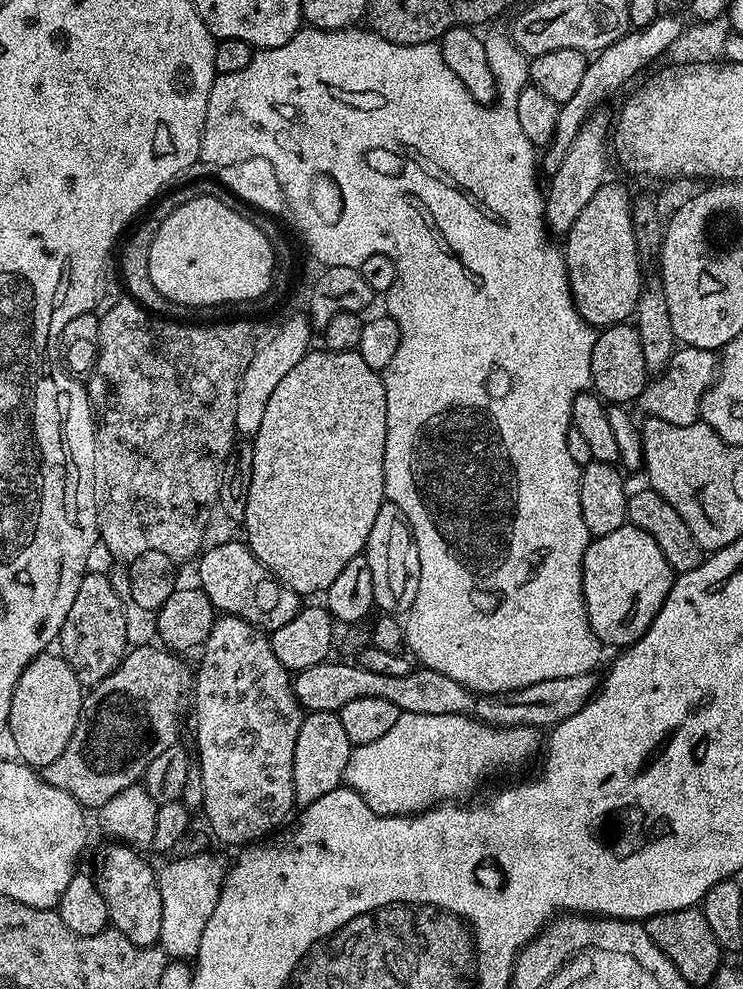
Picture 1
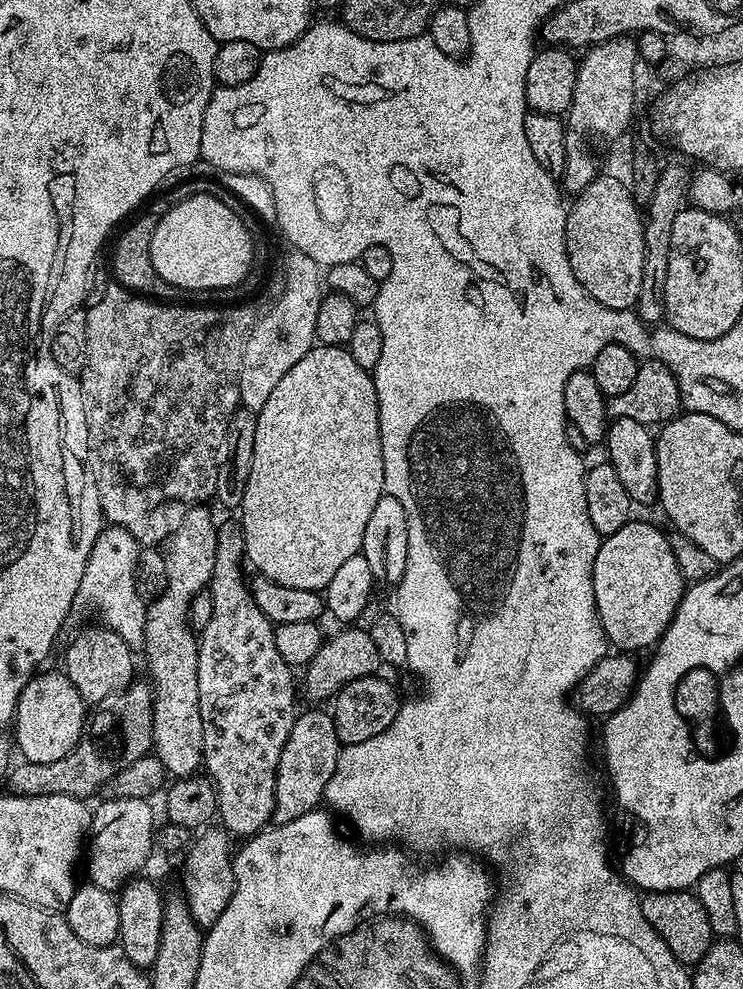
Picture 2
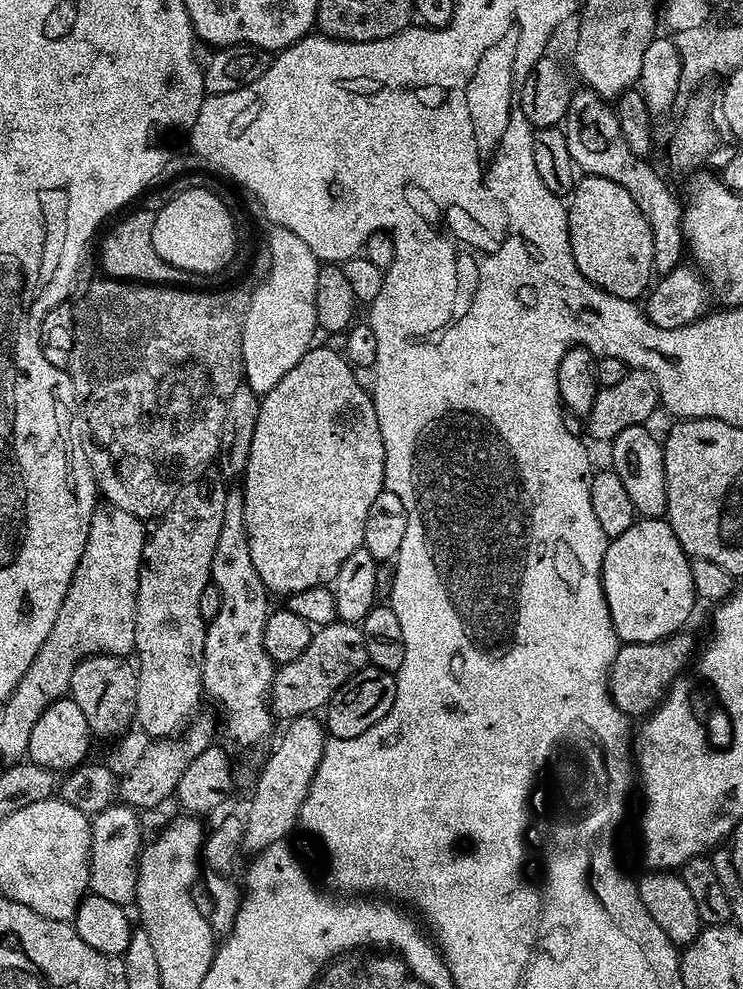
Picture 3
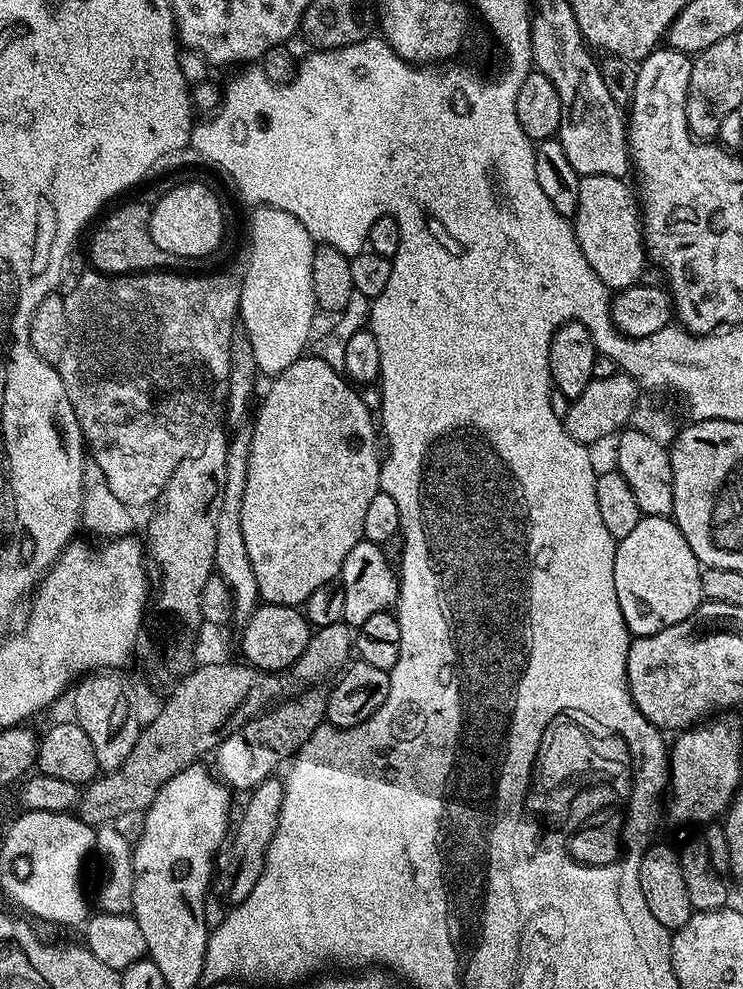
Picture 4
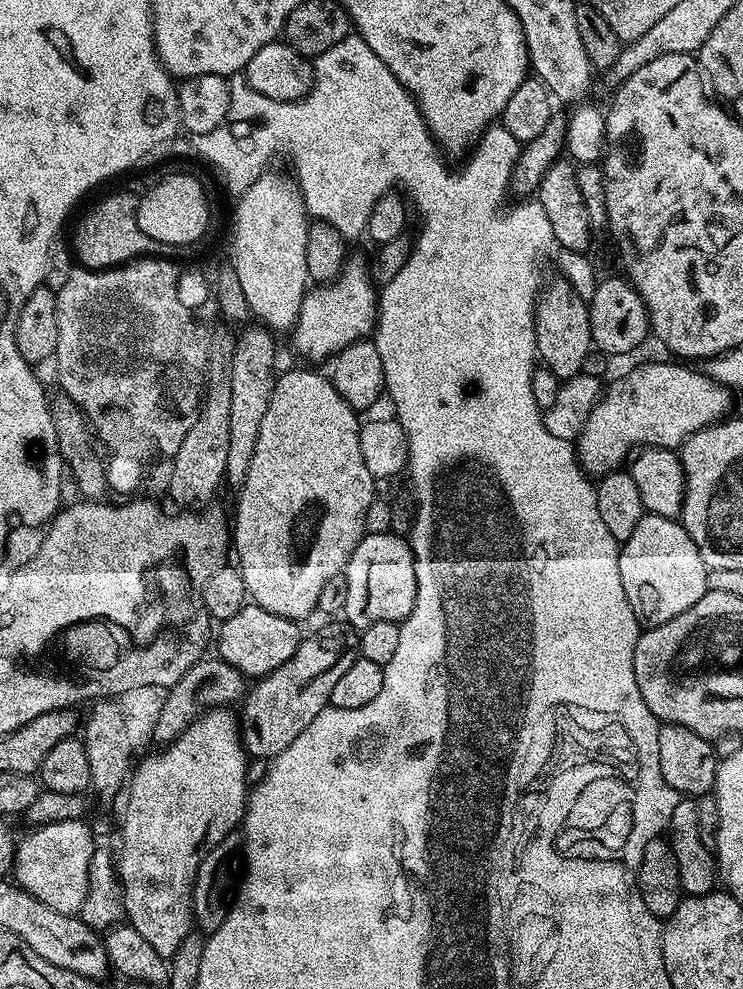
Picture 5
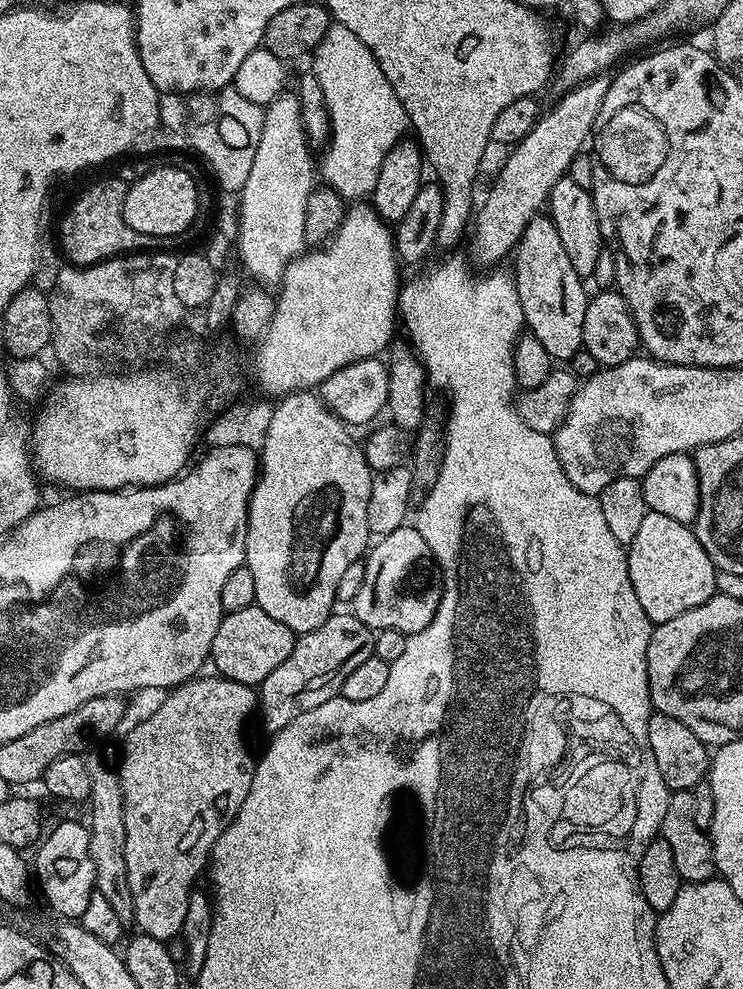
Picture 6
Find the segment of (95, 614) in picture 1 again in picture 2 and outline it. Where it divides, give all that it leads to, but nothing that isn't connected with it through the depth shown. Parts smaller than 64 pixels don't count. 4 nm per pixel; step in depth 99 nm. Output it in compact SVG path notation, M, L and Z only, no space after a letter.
M92 622L68 644L64 652L64 675L74 682L78 694L82 694L85 705L100 706L117 692L123 692L133 683L136 668L132 665L133 649L126 646L124 639L114 630L104 627L99 622Z

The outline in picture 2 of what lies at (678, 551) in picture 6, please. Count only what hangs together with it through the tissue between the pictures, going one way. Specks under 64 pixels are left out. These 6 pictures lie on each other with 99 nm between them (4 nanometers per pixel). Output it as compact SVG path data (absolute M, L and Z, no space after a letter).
M633 518L622 530L614 530L614 534L603 537L600 549L594 558L592 571L592 589L594 602L598 610L600 625L607 643L613 649L624 654L636 654L639 648L651 649L660 641L660 635L670 626L674 614L678 610L678 602L684 596L686 581L678 570L678 562L674 558L674 550L668 541L669 533L647 524L644 520Z

